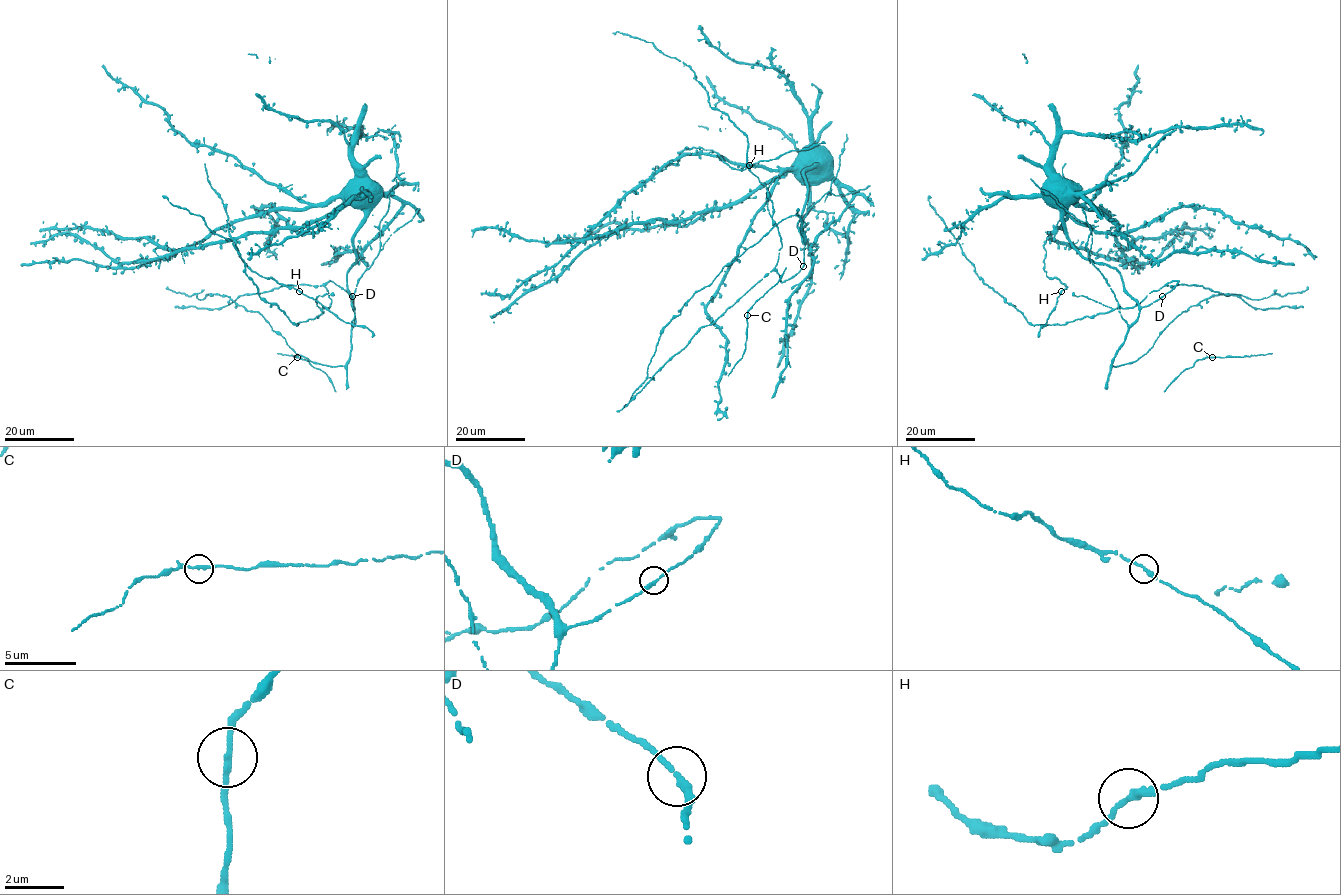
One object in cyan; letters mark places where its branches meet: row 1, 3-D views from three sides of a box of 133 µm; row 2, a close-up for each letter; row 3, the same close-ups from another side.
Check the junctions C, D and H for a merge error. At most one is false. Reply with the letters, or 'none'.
none

